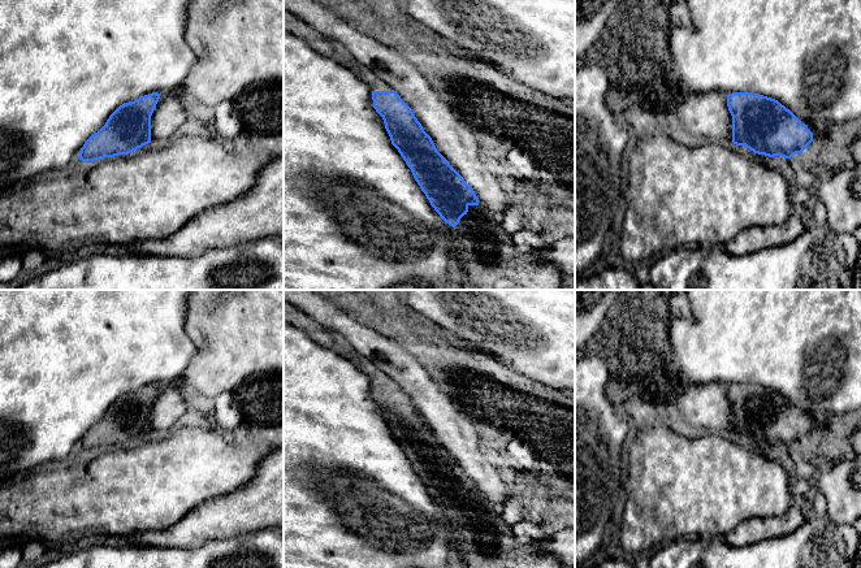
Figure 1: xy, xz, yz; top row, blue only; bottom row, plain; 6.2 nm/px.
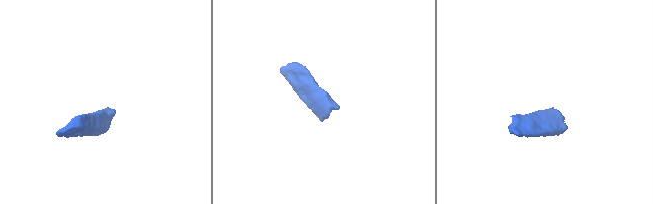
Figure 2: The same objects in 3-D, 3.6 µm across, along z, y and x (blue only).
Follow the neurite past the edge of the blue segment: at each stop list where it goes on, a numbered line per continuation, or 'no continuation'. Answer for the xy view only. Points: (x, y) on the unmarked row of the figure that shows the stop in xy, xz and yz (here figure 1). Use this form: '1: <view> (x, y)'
no continuation

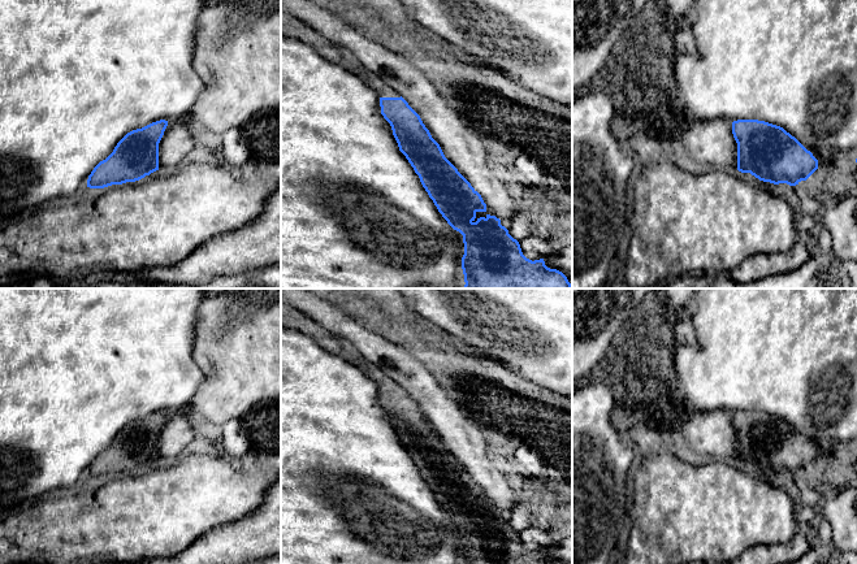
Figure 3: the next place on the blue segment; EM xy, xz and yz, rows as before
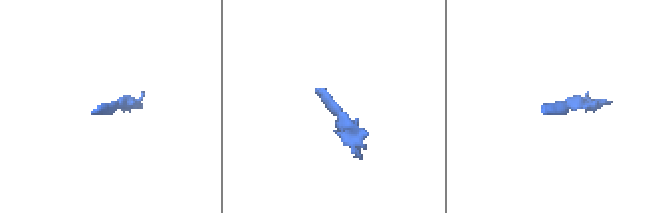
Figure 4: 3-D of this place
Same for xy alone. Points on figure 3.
no continuation

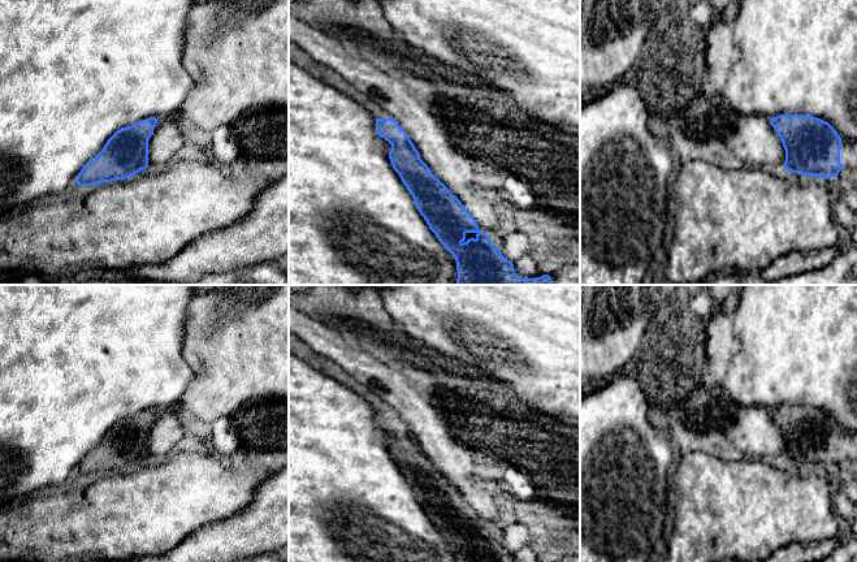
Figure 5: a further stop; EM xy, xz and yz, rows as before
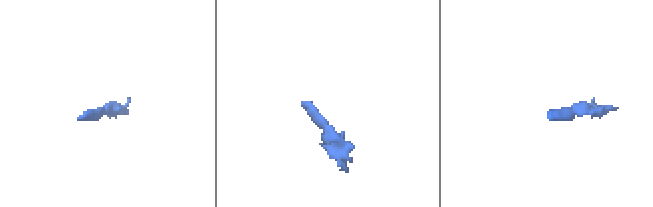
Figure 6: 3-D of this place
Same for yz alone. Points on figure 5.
no continuation

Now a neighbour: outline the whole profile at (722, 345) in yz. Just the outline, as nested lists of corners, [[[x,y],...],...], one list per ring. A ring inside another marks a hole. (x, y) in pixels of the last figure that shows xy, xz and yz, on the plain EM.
[[[730,302],[715,306],[706,323],[706,330],[707,363],[701,395],[710,401],[720,394],[720,382],[726,376],[728,364],[741,349],[740,340],[733,334],[733,311]]]

